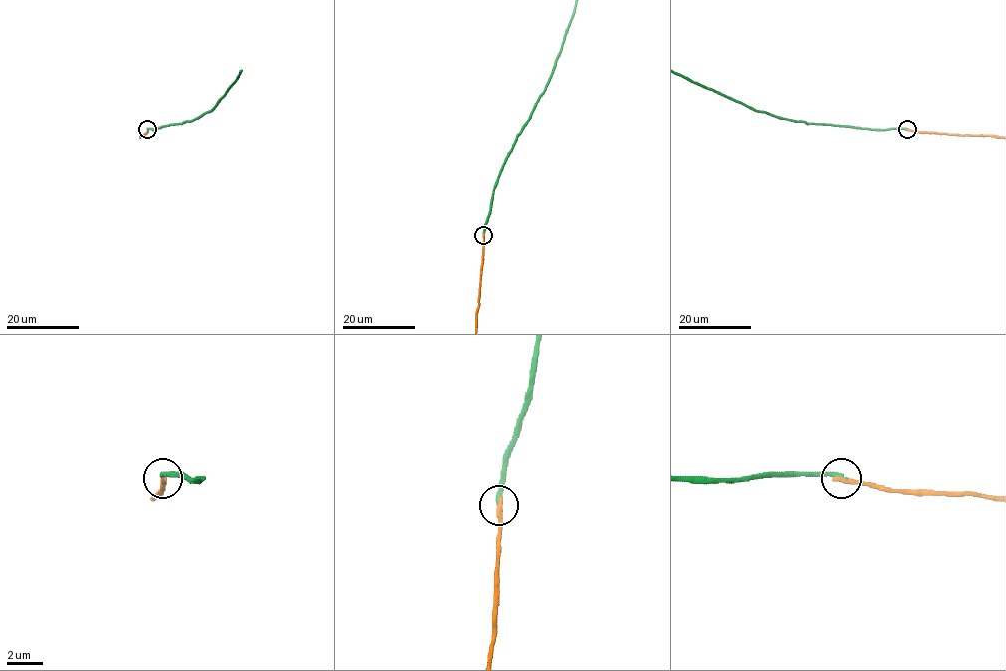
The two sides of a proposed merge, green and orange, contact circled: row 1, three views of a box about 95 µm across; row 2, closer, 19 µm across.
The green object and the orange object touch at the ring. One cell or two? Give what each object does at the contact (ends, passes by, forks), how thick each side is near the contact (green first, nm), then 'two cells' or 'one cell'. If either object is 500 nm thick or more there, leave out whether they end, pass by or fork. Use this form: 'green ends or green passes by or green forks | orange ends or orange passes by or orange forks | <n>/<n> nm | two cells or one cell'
green ends | orange ends | 280/320 nm | two cells

